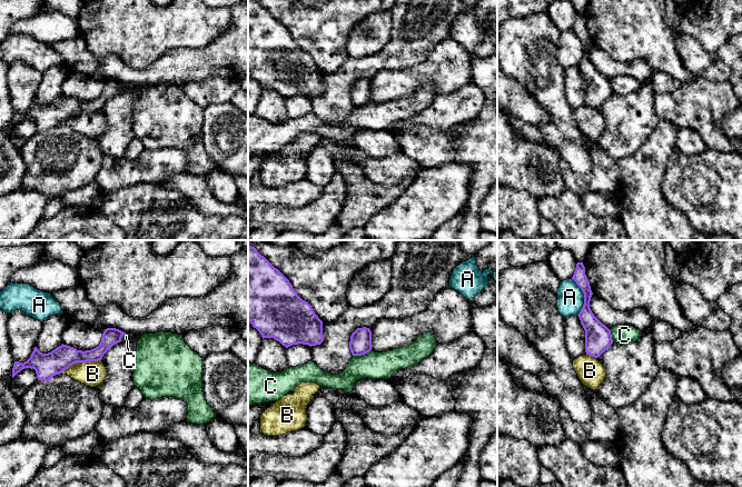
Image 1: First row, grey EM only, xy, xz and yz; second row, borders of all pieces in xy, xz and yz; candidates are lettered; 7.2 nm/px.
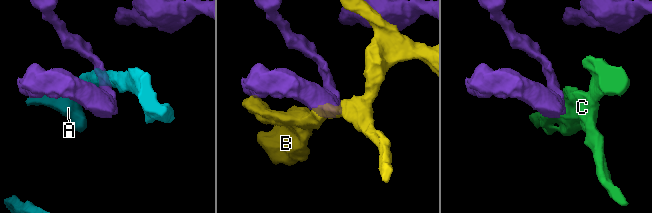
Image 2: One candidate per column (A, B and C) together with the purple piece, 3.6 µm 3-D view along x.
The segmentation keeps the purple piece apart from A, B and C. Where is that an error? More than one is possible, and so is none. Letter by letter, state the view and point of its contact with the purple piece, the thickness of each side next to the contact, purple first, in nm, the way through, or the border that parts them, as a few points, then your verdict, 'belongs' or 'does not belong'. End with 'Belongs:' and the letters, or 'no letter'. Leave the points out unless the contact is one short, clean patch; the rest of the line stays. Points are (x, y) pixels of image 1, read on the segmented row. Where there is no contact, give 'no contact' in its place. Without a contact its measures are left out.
A: yz (584, 297) | 140/190 nm | does not belong
B: xy (80, 361) | 180/180 nm | does not belong
C: xz (362, 354) | 160/190 nm | along xz (370, 349), (364, 354), (353, 356) | does not belong
Belongs: no letter

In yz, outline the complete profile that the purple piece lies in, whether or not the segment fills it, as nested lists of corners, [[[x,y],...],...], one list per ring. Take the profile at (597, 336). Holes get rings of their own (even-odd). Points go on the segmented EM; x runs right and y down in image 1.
[[[577,262],[572,279],[584,294],[584,305],[577,315],[585,330],[585,352],[597,358],[613,344],[611,330],[603,325],[590,308],[593,295],[583,262]]]

